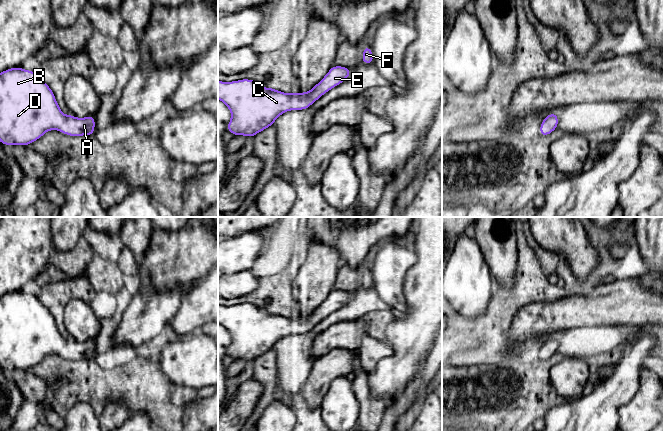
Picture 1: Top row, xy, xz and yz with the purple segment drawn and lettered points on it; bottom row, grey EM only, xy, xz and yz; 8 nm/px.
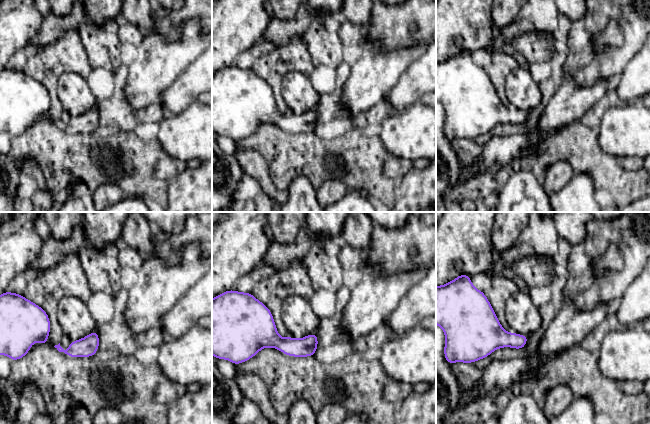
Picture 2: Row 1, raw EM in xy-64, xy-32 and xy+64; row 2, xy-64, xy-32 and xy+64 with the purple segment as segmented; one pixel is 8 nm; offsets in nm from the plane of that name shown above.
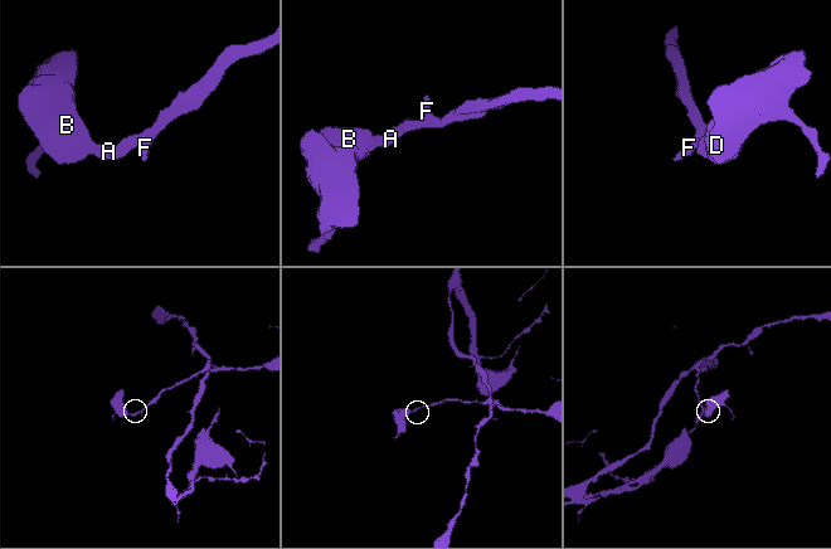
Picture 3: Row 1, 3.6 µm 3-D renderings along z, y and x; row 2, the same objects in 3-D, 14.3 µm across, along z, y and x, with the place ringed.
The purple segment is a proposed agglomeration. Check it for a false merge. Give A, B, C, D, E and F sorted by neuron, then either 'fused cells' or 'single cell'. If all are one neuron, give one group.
groups A B C D E F; single cell

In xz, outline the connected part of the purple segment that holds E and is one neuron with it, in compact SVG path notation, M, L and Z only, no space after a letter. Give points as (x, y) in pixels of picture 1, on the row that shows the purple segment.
M334 65L311 90L295 94L284 93L271 87L264 88L251 79L218 81L218 99L231 112L227 131L234 136L254 137L273 125L283 113L290 110L306 110L350 75L348 67Z

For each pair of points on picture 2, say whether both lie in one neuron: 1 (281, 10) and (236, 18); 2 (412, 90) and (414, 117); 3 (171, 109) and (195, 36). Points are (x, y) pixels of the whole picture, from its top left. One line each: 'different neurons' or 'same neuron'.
1: different neurons
2: different neurons
3: different neurons

